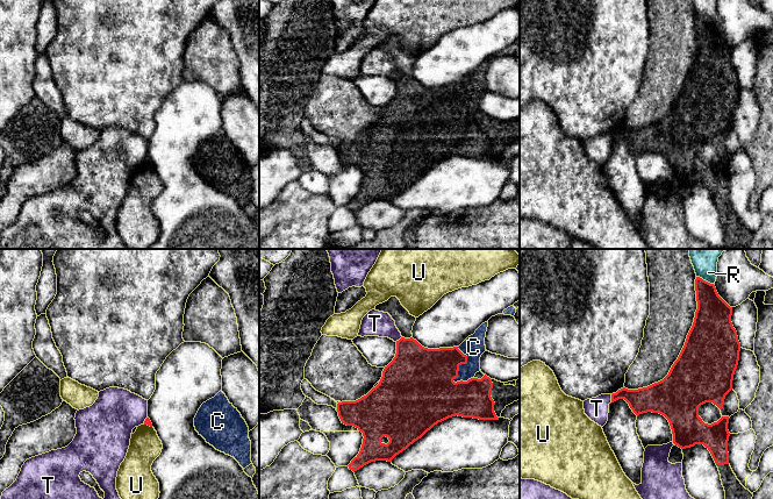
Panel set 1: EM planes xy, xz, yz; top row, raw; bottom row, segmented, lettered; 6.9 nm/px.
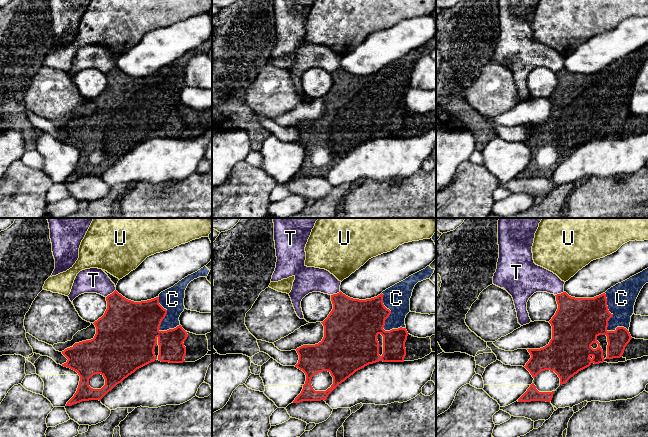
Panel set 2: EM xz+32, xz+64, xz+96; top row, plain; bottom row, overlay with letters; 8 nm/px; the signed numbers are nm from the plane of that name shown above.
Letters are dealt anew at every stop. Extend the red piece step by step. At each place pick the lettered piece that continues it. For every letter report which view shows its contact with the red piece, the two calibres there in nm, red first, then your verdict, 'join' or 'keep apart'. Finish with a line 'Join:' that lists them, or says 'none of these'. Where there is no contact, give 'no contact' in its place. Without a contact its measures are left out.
C: meets red in xz; 360 nm thick on the red side, 160 nm on the other; join
R: meets red in yz; 240 nm thick on the red side, 140 nm on the other; keep apart
T: meets red in yz; 180 nm thick on the red side, 160 nm on the other; keep apart
U: meets red in xy; 40 nm thick on the red side, 220 nm on the other; keep apart
Join: C

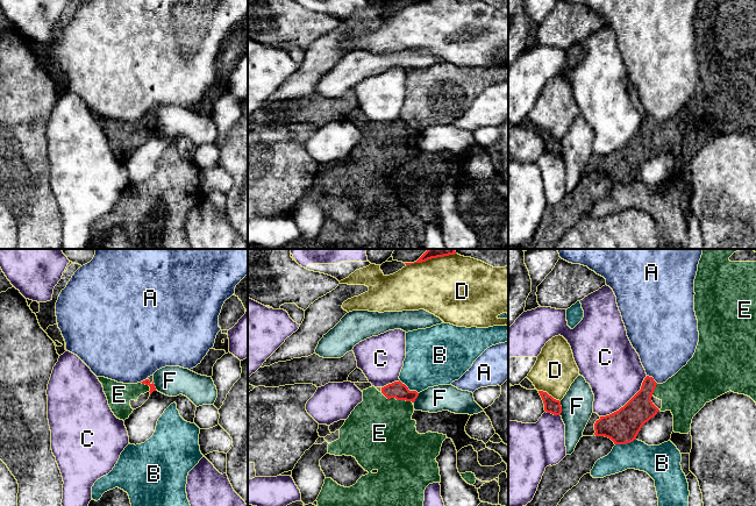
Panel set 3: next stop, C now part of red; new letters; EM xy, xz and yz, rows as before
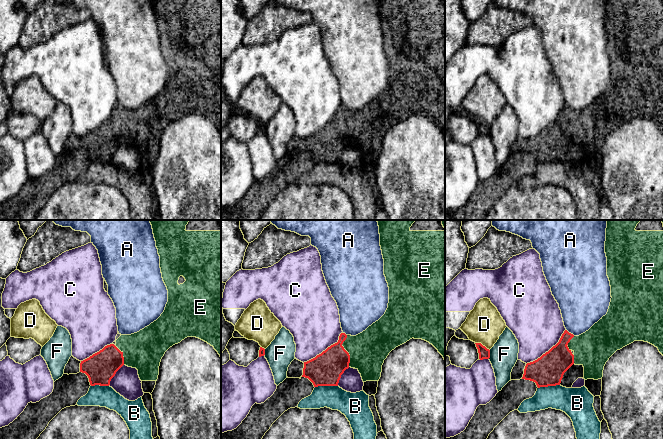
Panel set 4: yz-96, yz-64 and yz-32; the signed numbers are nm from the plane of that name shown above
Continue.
A: meets red in yz; 190 nm thick on the red side, 380 nm on the other; keep apart
B: meets red in yz; 220 nm thick on the red side, 220 nm on the other; keep apart
C: meets red in yz; 220 nm thick on the red side, 380 nm on the other; keep apart
D: meets red in yz; 100 nm thick on the red side, 300 nm on the other; keep apart
E: meets red in xz; 120 nm thick on the red side, 460 nm on the other; join
F: meets red in yz; 100 nm thick on the red side, 220 nm on the other; keep apart
Join: E

